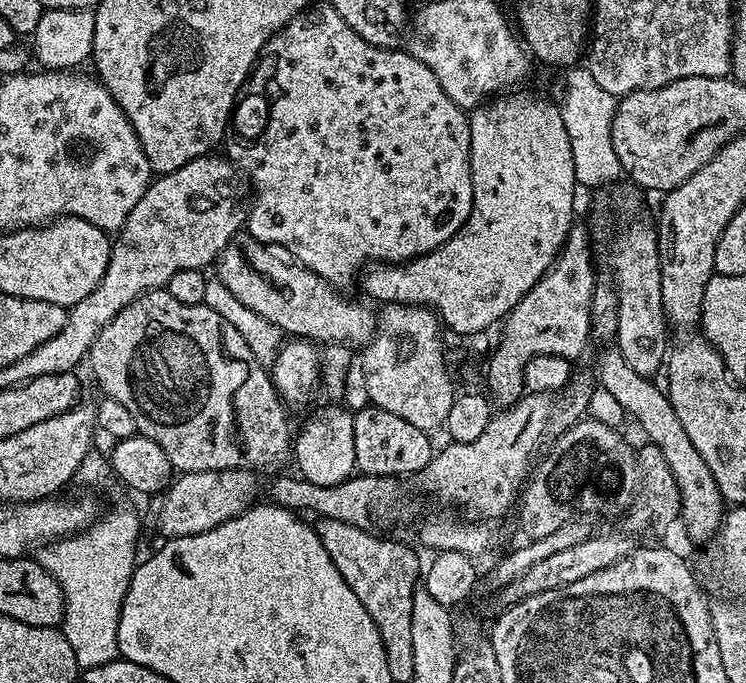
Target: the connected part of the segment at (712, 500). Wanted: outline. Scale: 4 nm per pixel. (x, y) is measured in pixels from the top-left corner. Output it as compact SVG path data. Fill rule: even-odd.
M619 355L612 357L598 371L599 383L619 402L621 411L635 418L647 435L649 443L660 448L668 464L681 497L680 524L683 524L690 539L707 543L715 535L723 520L724 499L718 490L714 476L702 456L694 448L678 420L673 407L670 406L667 393L654 386L651 379L638 375L624 364Z

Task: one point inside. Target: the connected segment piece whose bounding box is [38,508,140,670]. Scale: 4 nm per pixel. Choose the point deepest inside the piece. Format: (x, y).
(93, 567)

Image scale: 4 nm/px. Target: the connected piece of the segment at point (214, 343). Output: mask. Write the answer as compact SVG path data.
M153 288L130 306L126 306L100 331L86 360L100 383L103 395L122 402L136 423L139 435L150 438L166 450L173 469L182 472L221 472L241 467L237 457L235 392L247 376L247 363L229 358L220 340L222 321L218 313L204 303L187 305L178 302L164 288Z

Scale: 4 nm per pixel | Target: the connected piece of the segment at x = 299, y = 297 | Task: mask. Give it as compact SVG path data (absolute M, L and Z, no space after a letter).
M241 239L239 243L230 243L226 250L222 250L220 259L214 265L215 275L243 306L254 310L267 322L272 322L289 337L309 342L322 340L326 346L363 346L370 343L372 335L376 333L373 309L363 308L347 300L344 294L309 268L301 268L299 264L287 259L279 260L275 254L271 247L261 244L259 240Z

